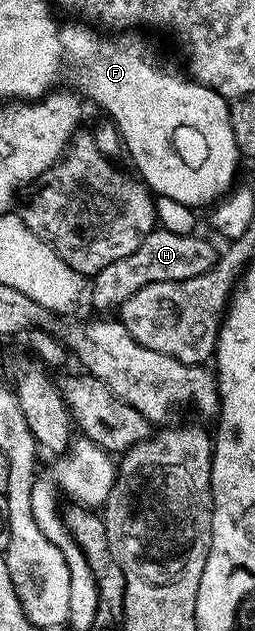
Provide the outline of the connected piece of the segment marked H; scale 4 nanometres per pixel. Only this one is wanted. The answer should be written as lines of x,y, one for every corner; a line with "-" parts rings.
163,229
151,231
146,241
142,241
142,245
138,245
138,249
130,253
130,257
110,261
110,265
106,265
106,269
102,269
91,280
92,303
100,310
97,312
108,313
111,307
112,310
119,308
121,303
134,297
134,293
138,293
138,289
146,285
193,279
206,273
216,264
217,258
218,251
196,235
183,235
180,231
163,231

